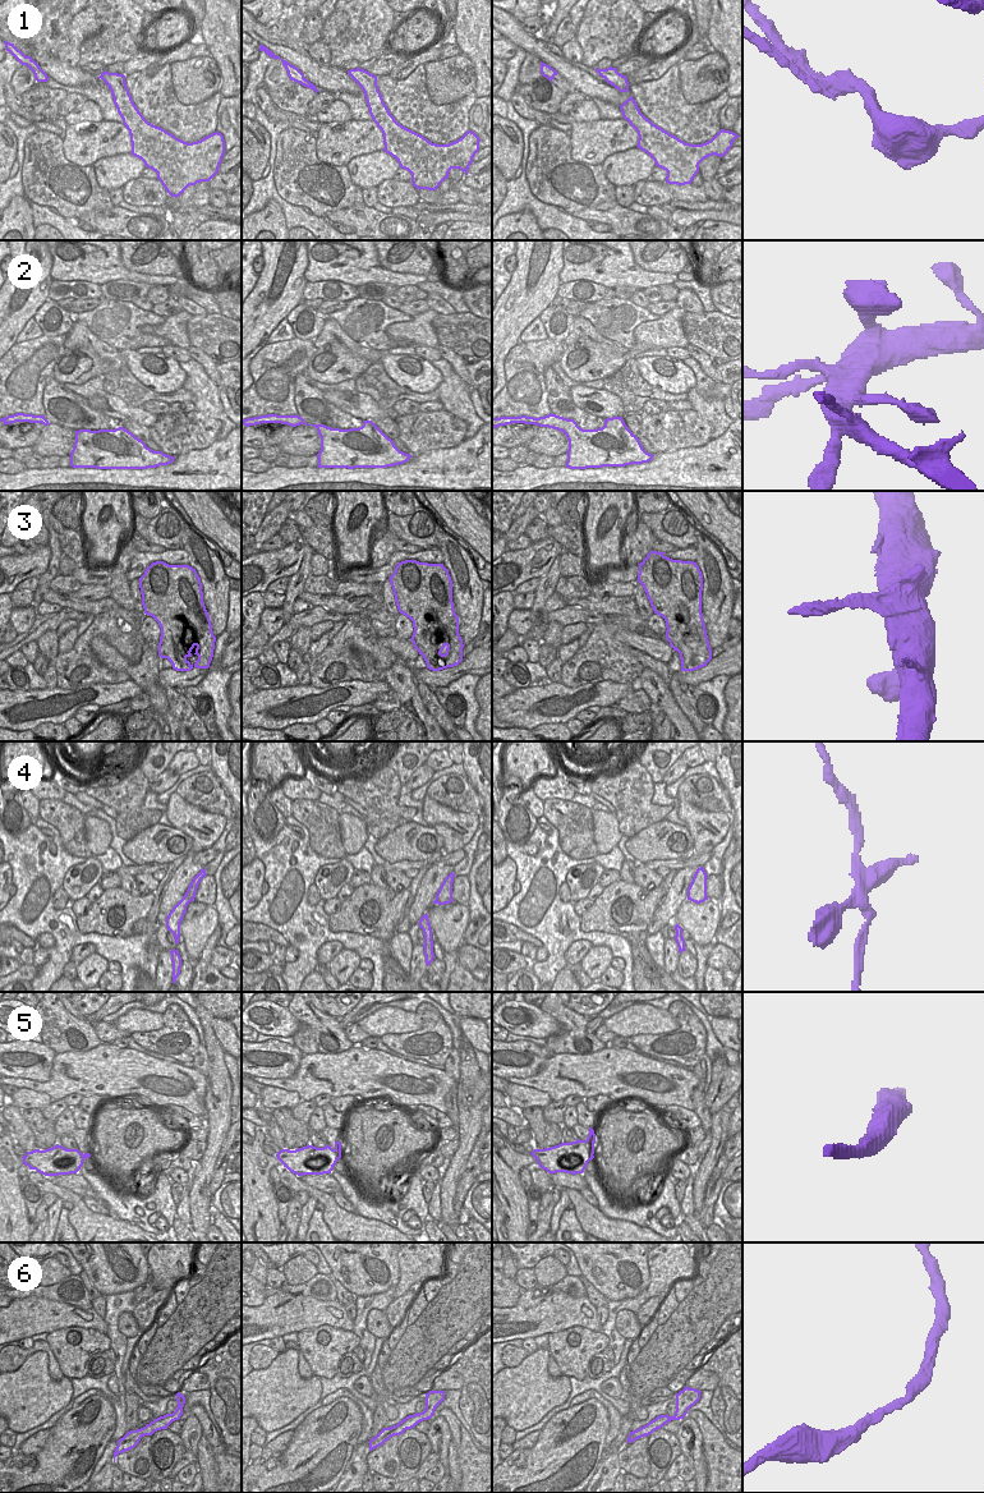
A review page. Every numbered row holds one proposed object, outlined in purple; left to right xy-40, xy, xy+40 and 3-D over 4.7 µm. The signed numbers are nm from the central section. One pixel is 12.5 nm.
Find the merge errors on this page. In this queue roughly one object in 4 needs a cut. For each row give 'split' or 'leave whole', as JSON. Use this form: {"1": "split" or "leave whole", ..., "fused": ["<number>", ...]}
{"1": "split", "2": "split", "3": "leave whole", "4": "split", "5": "leave whole", "6": "leave whole", "fused": ["1", "2", "4"]}

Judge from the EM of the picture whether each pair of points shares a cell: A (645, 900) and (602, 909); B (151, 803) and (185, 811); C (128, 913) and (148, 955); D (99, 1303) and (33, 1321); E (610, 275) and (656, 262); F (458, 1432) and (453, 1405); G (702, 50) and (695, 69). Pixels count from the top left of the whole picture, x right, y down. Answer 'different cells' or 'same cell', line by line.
A: same cell
B: different cells
C: different cells
D: different cells
E: different cells
F: different cells
G: different cells

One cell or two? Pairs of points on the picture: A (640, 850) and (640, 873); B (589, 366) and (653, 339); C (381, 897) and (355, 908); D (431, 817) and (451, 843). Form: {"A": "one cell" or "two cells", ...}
{"A": "two cells", "B": "one cell", "C": "one cell", "D": "one cell"}

